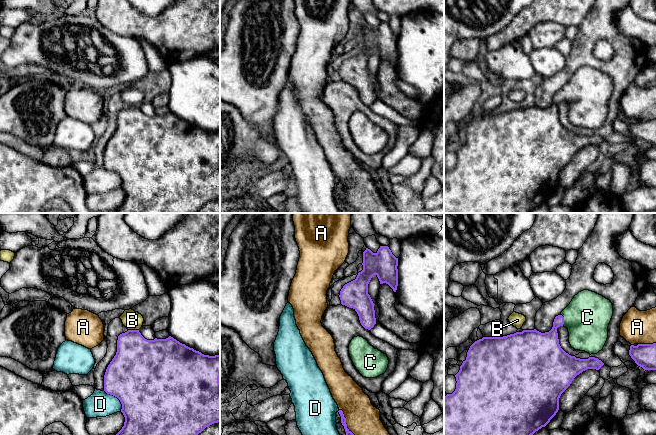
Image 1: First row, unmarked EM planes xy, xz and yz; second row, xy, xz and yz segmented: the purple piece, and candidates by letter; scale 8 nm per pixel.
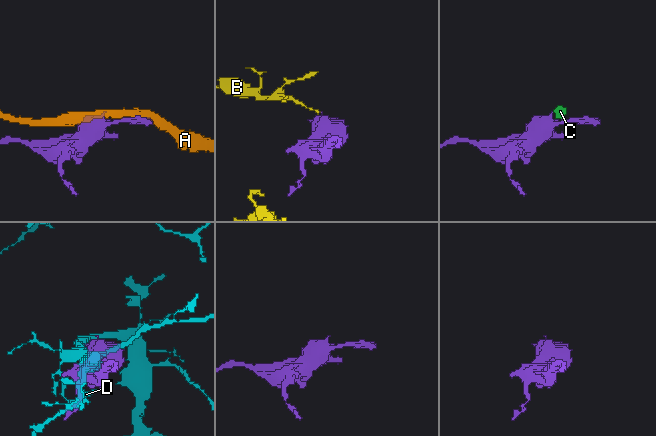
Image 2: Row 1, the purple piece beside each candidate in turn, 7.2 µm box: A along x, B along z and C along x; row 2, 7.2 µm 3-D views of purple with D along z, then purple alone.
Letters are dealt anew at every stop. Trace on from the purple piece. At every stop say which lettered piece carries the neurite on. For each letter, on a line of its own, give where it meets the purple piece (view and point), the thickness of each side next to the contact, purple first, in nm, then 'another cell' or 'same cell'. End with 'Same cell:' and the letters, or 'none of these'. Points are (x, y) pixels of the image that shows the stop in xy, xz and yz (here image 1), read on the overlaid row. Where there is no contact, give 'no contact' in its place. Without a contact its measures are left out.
A: contact yz (646, 344); calibres 190 and 280 nm; another cell
B: contact xy (133, 330); calibres 360 and 150 nm; another cell
C: contact yz (563, 320); calibres 220 and 360 nm; same cell
D: contact xy (116, 396); calibres 500 and 200 nm; another cell
Same cell: C

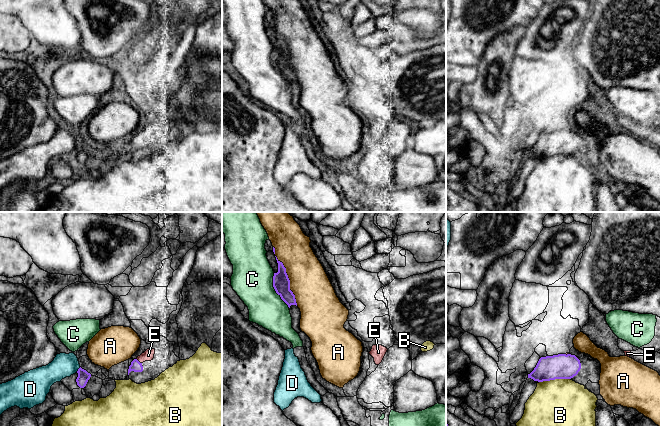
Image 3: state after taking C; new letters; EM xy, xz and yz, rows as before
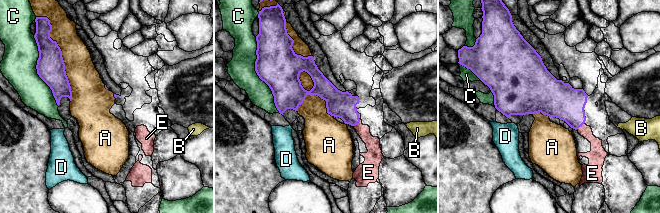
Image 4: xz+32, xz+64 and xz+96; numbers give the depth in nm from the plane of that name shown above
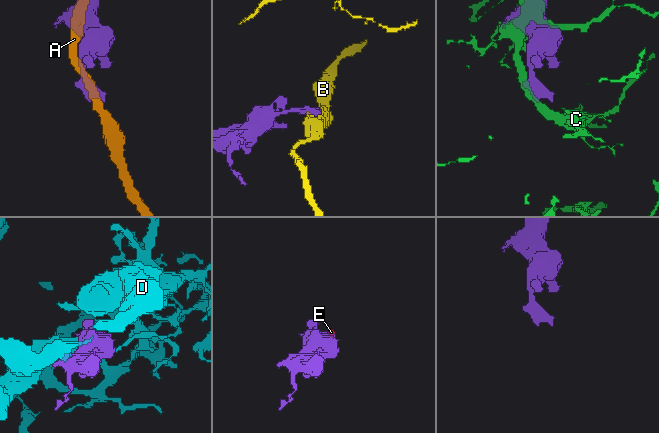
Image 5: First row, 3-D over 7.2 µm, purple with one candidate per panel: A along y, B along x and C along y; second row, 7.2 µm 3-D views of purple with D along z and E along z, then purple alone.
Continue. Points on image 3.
A: contact xz (289, 280); calibres 140 and 320 nm; another cell
B: contact yz (554, 379); calibres 200 and 380 nm; another cell
C: contact xz (275, 290); calibres 140 and 340 nm; another cell
D: contact xy (78, 369); calibres 100 and 190 nm; another cell
E: contact xy (138, 361); calibres 90 and 90 nm; same cell
Same cell: E

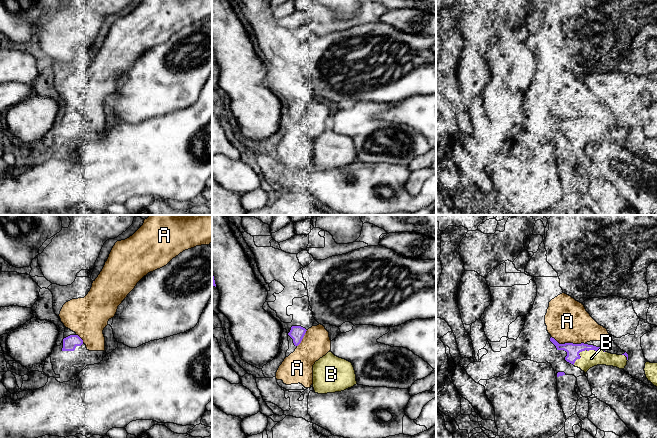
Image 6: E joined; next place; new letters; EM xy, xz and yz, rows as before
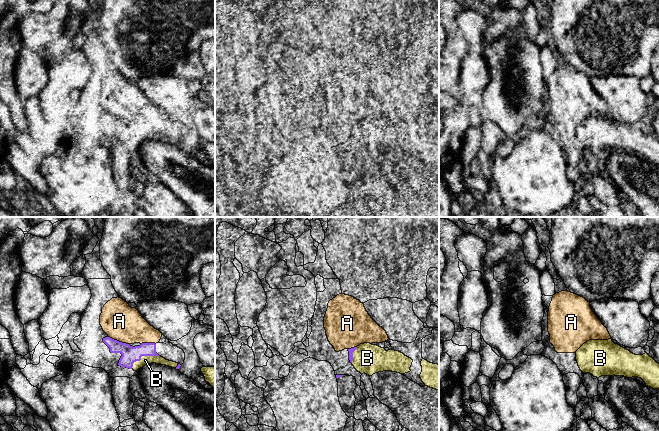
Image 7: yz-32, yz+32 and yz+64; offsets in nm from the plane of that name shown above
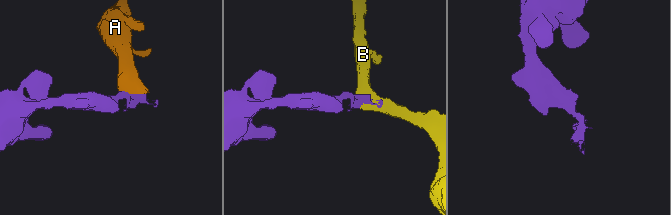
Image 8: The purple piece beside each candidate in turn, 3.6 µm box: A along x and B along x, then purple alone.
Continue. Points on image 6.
A: contact yz (575, 344); calibres 110 and 340 nm; another cell
B: contact yz (584, 350); calibres 110 and 140 nm; same cell
Same cell: B

